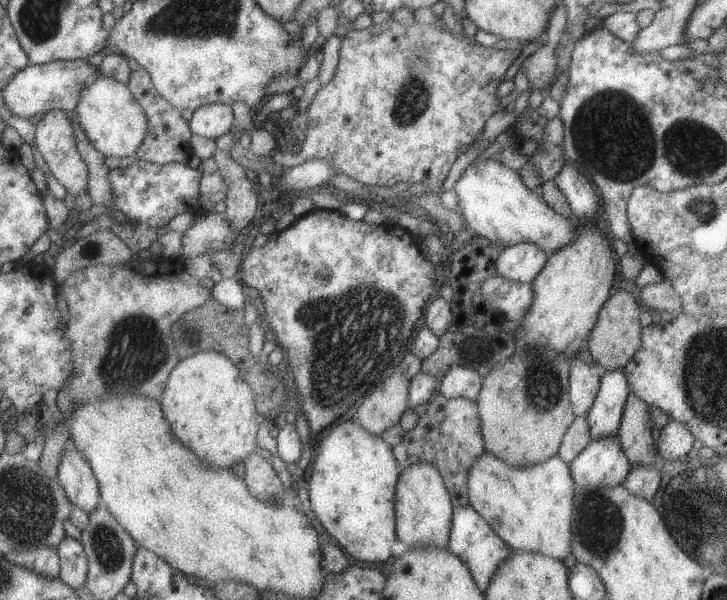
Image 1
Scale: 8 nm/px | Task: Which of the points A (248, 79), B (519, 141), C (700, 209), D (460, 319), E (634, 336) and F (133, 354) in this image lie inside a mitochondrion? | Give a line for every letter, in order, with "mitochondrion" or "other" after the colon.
A: other
B: other
C: mitochondrion
D: other
E: other
F: mitochondrion

